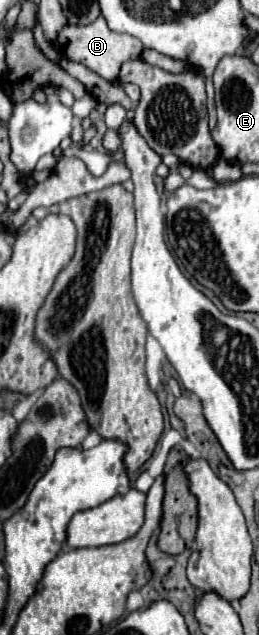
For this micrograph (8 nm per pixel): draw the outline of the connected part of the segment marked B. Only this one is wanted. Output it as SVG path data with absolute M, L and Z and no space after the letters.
M99 16L93 24L87 24L87 26L65 26L61 32L59 32L59 38L57 38L57 48L63 52L63 56L75 60L75 62L81 62L85 64L87 68L91 68L93 72L97 72L99 76L103 76L105 80L117 80L117 72L121 68L121 64L125 60L133 60L133 58L139 58L141 56L141 50L143 50L143 44L131 36L131 34L119 34L119 32L113 32L107 24L105 24L105 18Z

